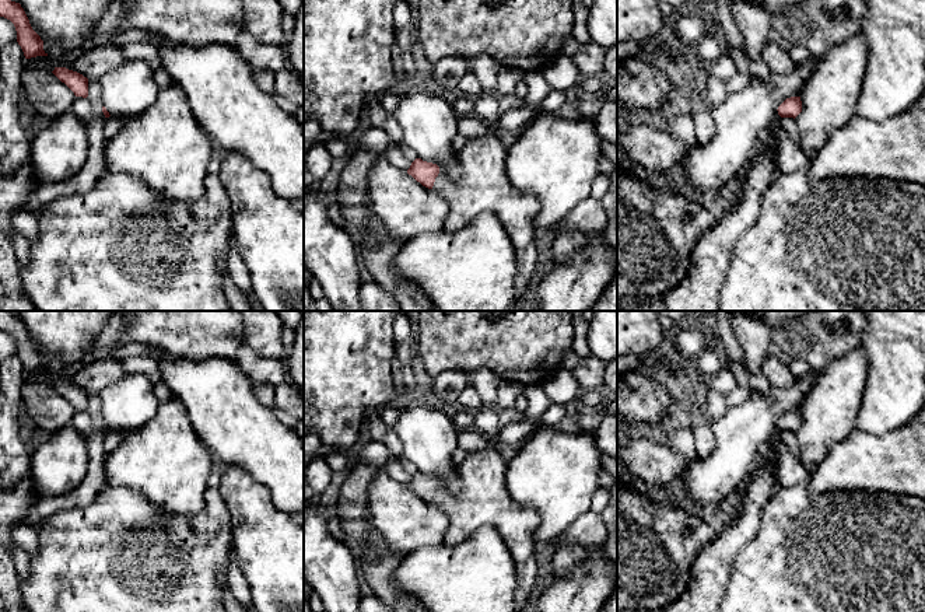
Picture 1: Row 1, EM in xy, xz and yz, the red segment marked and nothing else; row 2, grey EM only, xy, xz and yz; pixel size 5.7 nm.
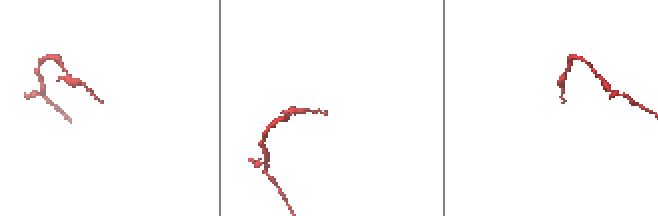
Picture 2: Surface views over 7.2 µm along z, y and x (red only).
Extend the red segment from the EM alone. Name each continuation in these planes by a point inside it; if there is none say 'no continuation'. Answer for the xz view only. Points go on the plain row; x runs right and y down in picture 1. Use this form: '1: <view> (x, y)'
1: xz (483, 500)

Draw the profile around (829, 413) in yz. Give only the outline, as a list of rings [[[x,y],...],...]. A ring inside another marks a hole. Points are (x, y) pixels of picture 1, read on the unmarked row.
[[[862,346],[816,373],[813,389],[799,409],[802,426],[795,431],[805,464],[819,465],[835,444],[855,431],[868,374]]]

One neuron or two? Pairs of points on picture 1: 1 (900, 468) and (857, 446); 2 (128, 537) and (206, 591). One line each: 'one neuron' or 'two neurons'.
1: one neuron
2: one neuron

